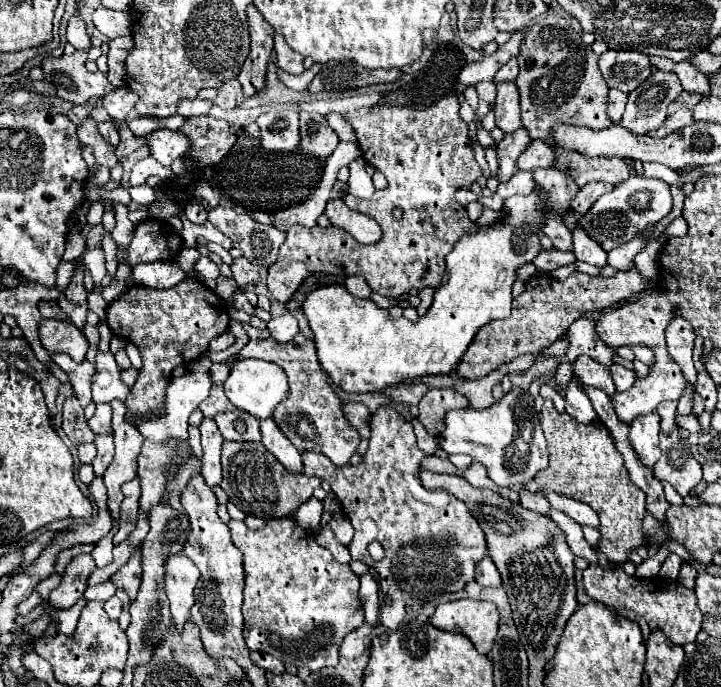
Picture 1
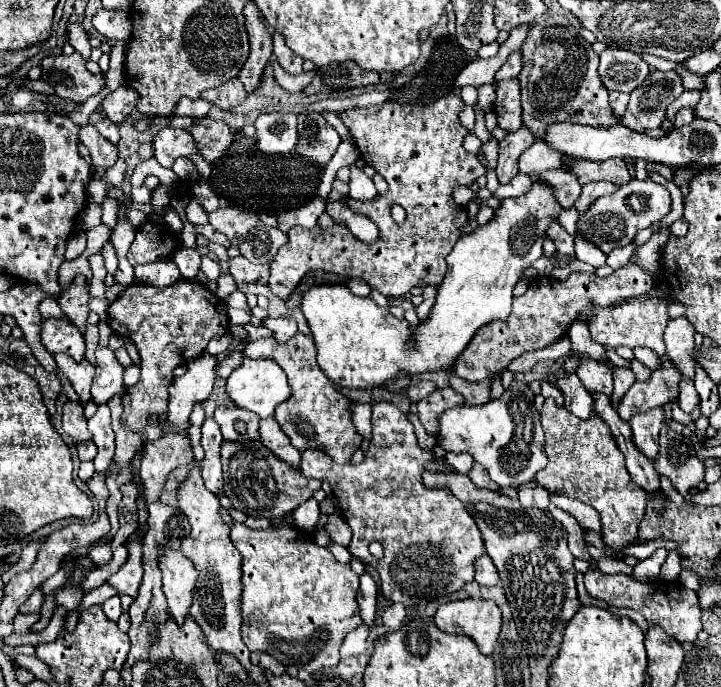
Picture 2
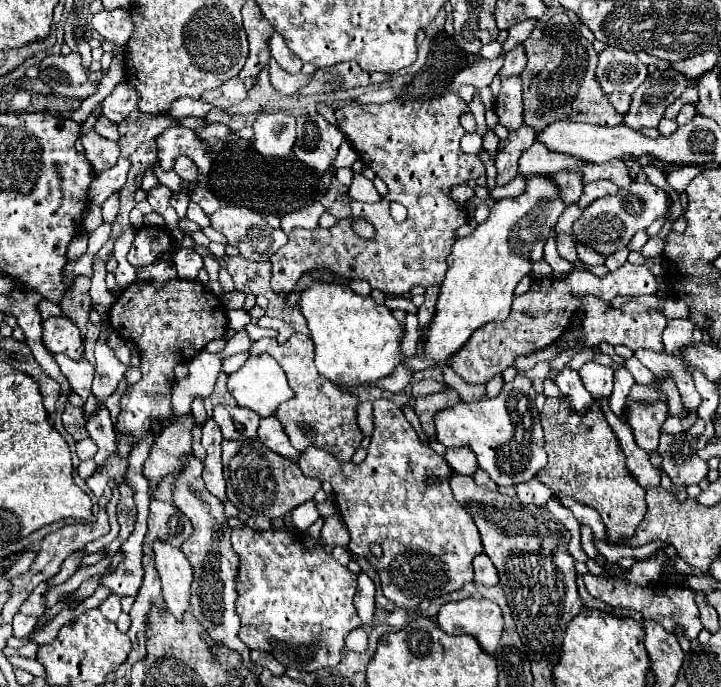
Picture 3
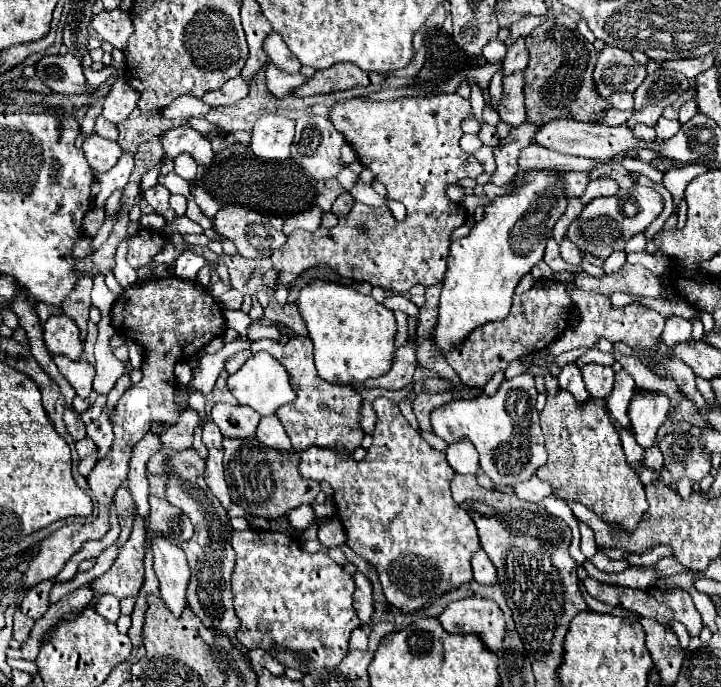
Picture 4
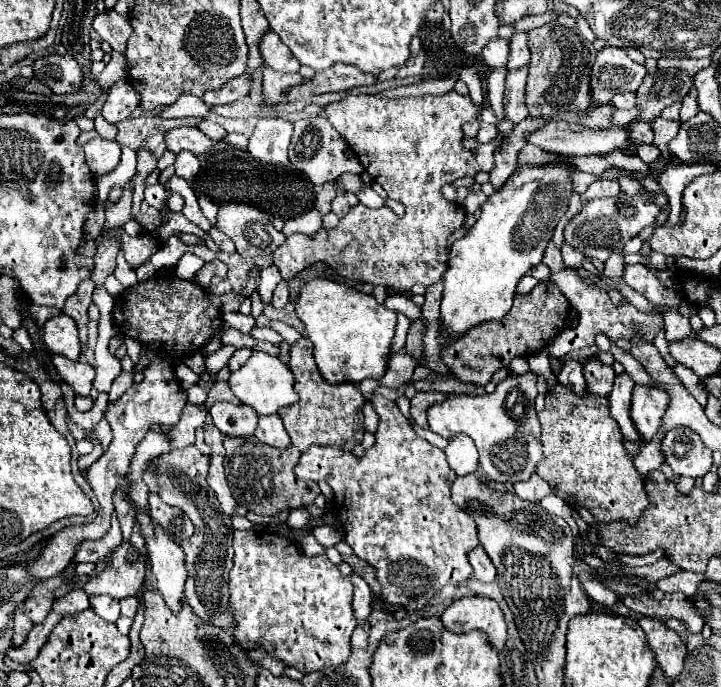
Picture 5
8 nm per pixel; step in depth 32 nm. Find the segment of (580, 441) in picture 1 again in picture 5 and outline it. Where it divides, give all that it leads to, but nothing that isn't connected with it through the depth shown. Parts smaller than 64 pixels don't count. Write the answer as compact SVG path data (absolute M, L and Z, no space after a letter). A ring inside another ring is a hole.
M556 386L552 394L546 394L546 406L538 414L542 424L542 446L546 460L536 468L536 474L544 478L556 496L570 504L580 504L588 508L596 518L602 522L612 520L626 520L630 526L638 522L642 512L648 508L648 498L644 490L644 480L634 468L632 460L628 460L624 446L622 446L622 434L616 424L616 420L610 414L608 398L606 396L592 396L590 392L586 396L576 396L564 386Z

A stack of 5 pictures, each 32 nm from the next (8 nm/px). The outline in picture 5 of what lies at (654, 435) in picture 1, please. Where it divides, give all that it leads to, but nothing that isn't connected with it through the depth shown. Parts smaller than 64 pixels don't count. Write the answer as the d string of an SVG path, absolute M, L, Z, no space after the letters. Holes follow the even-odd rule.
M634 386L630 418L640 434L640 442L648 444L652 436L658 432L662 416L668 408L668 394L648 386Z

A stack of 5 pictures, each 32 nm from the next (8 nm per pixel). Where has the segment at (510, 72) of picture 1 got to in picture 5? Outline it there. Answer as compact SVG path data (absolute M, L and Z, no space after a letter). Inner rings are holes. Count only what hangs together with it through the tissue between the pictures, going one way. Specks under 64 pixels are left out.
M522 32L522 34L516 34L510 38L510 54L508 54L508 62L506 62L506 68L508 70L516 70L516 68L522 68L528 64L530 60L530 52L528 52L528 34Z

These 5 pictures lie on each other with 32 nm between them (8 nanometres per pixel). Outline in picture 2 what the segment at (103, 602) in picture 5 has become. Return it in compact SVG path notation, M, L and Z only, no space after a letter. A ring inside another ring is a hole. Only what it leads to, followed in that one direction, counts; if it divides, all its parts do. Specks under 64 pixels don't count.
M112 596L108 598L104 604L102 604L102 610L104 614L110 618L110 620L118 620L120 618L120 612L122 612L122 606L120 606L120 598L118 596Z

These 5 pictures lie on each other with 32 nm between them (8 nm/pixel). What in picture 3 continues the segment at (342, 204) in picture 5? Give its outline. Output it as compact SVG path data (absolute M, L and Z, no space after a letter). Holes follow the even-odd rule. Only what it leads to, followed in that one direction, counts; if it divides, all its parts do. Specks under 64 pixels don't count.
M340 196L330 208L328 212L336 218L336 220L344 220L344 218L352 218L352 212L350 212L350 196Z

